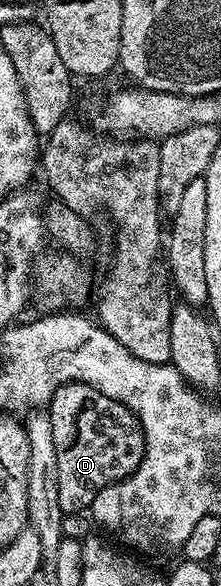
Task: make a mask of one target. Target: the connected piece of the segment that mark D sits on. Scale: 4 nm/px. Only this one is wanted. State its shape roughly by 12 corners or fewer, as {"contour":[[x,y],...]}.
{"contour":[[82,381],[48,403],[63,514],[132,476],[133,411]]}

